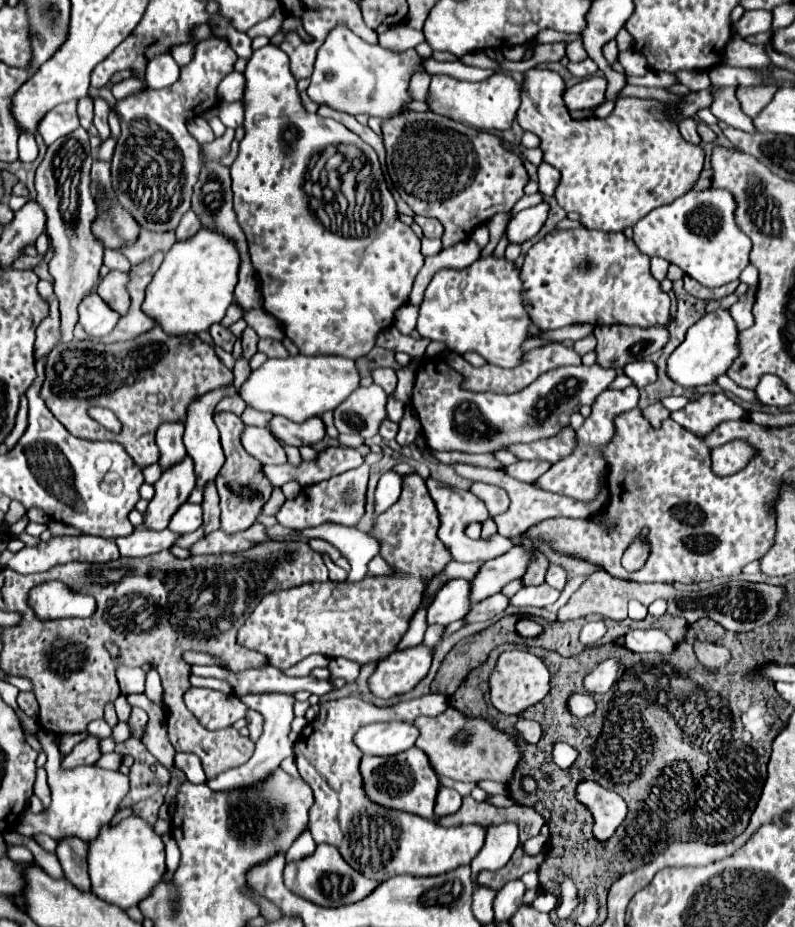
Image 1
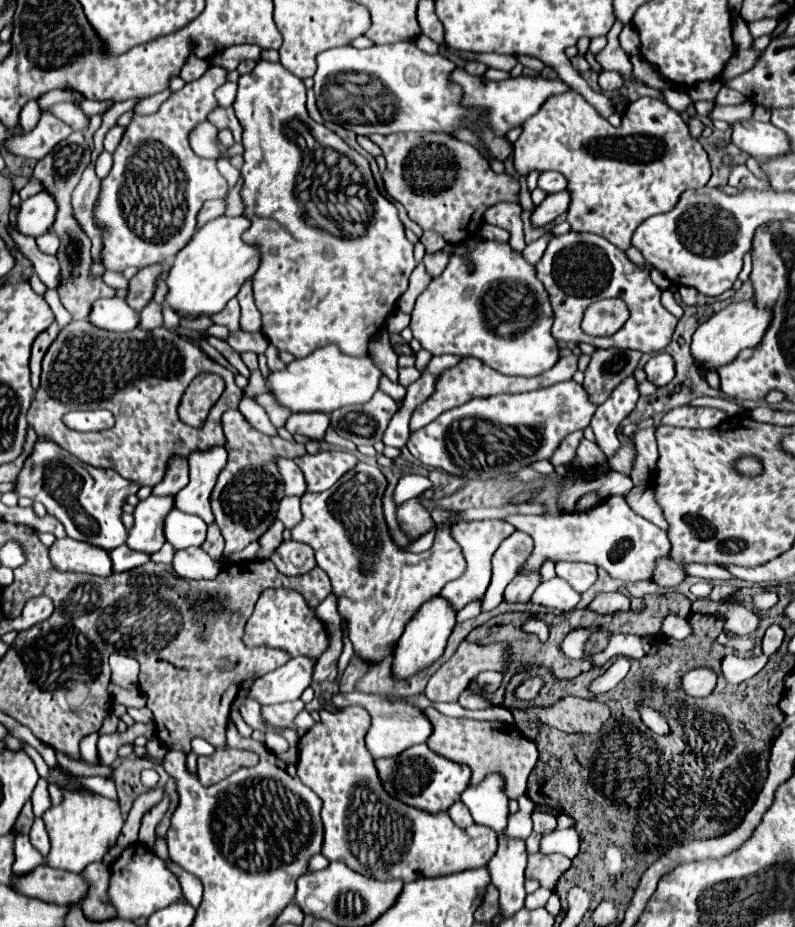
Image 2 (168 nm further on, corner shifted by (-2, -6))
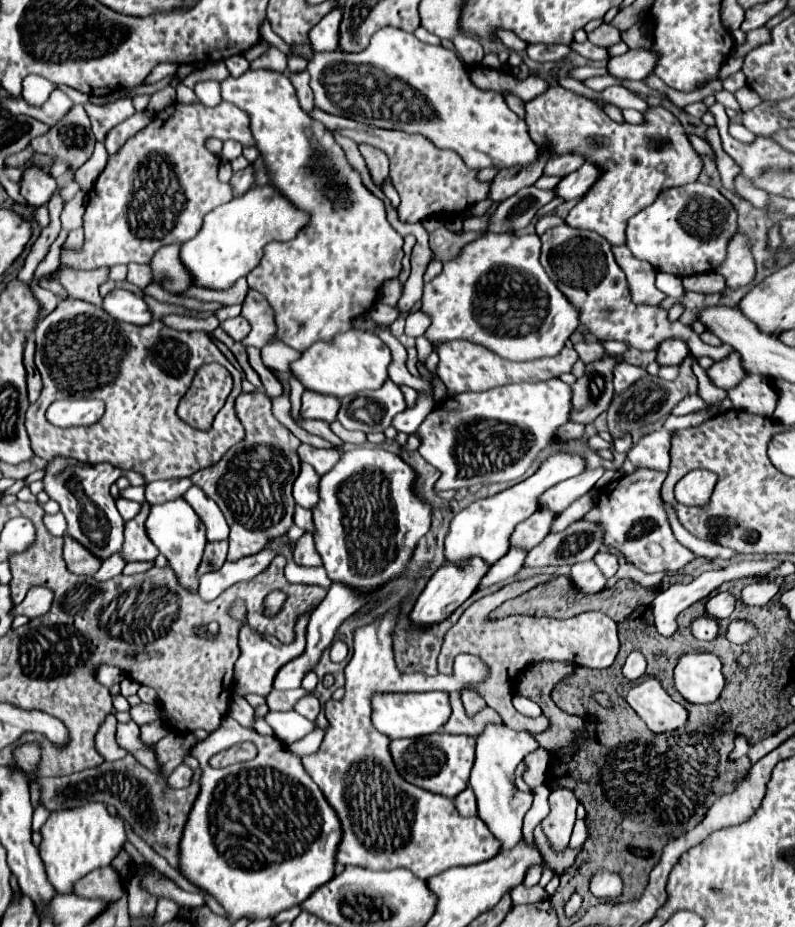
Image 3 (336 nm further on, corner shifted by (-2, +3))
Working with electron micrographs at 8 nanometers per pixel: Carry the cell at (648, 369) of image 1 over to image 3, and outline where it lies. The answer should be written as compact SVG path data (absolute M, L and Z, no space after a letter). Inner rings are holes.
M668 339L664 341L660 347L658 347L658 353L656 353L656 361L658 365L678 365L682 363L682 359L690 353L688 345L680 339Z

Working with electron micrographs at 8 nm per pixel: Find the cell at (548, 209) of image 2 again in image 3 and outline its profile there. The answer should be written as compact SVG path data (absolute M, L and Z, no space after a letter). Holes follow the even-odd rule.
M584 163L578 171L566 175L556 187L554 193L558 199L562 201L570 201L570 199L580 199L588 189L590 183L594 183L594 179L598 179L598 169L592 163Z

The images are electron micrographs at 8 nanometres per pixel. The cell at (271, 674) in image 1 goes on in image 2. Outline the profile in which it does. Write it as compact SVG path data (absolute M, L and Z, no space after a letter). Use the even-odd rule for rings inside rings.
M348 692L348 694L336 694L332 698L332 702L336 706L362 706L370 712L372 724L370 730L366 734L366 746L372 752L374 758L386 758L386 756L396 756L400 752L404 752L406 748L414 746L414 744L422 744L430 738L432 728L430 728L430 720L426 720L426 716L422 716L422 710L412 706L410 702L406 702L400 696L380 696L380 694L368 694L368 692Z

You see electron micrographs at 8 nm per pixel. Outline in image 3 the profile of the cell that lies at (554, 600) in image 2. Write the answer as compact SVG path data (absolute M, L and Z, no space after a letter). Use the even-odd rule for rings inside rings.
M586 561L586 563L576 563L570 567L570 583L572 583L574 591L592 595L604 587L606 577L598 571L594 561Z

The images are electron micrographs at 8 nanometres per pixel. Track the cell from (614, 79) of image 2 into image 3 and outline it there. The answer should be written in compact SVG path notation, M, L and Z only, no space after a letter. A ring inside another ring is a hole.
M632 49L626 55L608 59L608 73L616 79L638 77L642 81L656 65L656 55L650 49Z

